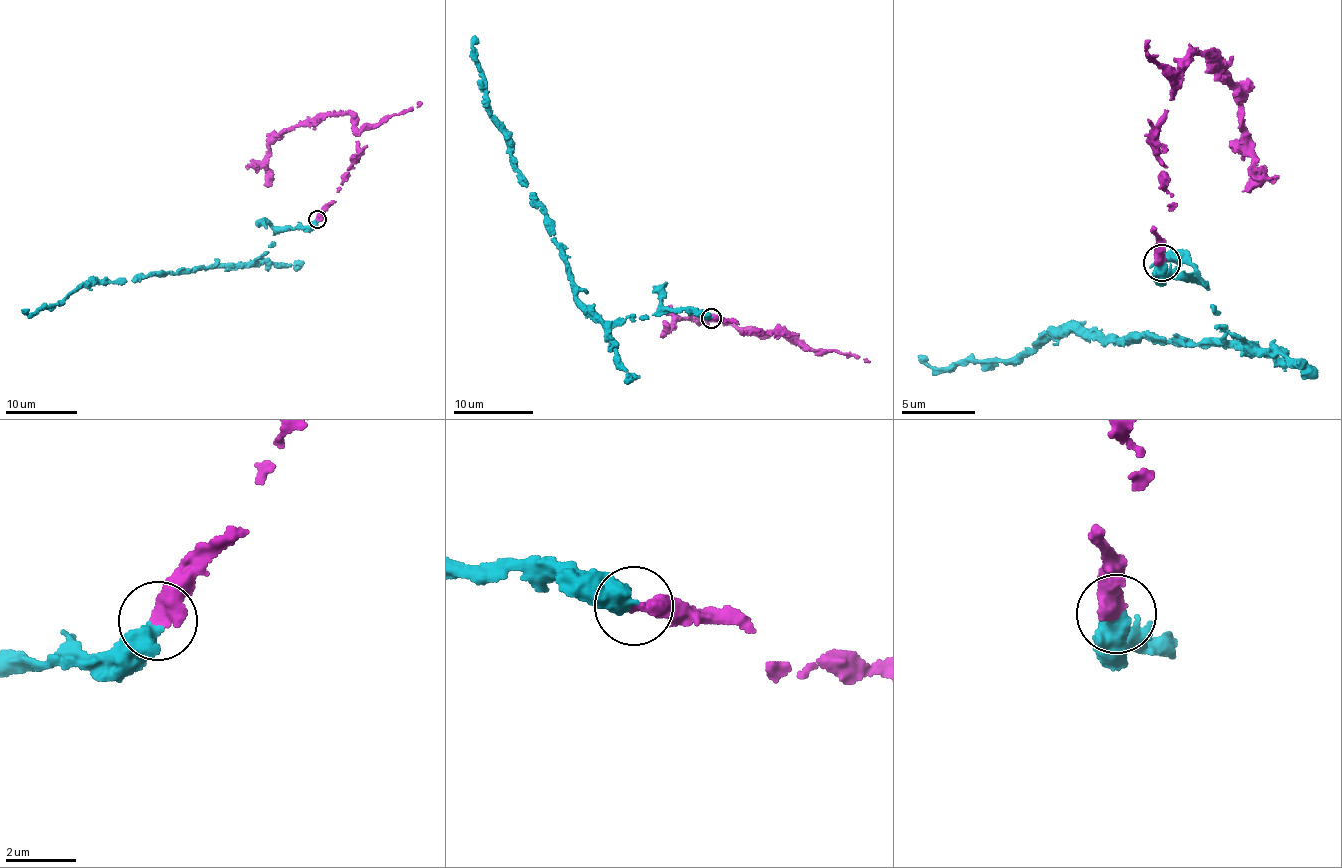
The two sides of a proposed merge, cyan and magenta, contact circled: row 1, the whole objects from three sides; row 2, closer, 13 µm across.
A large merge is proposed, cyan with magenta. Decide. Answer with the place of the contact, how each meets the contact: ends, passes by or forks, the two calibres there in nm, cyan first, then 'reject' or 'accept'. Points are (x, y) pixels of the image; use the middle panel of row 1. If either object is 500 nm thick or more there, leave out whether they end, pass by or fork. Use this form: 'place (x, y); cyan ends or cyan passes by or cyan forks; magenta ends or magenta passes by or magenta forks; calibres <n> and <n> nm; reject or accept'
place (711, 318); calibres 650 and 500 nm; accept

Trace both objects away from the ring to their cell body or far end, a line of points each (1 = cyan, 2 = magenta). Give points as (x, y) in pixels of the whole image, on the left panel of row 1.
1: (317, 221), (307, 226), (276, 228), (268, 251), (249, 262), (91, 283), (31, 314), (21, 310)
2: (317, 219), (331, 202), (351, 161), (358, 155), (350, 115), (319, 113), (289, 127), (270, 146), (267, 187)

